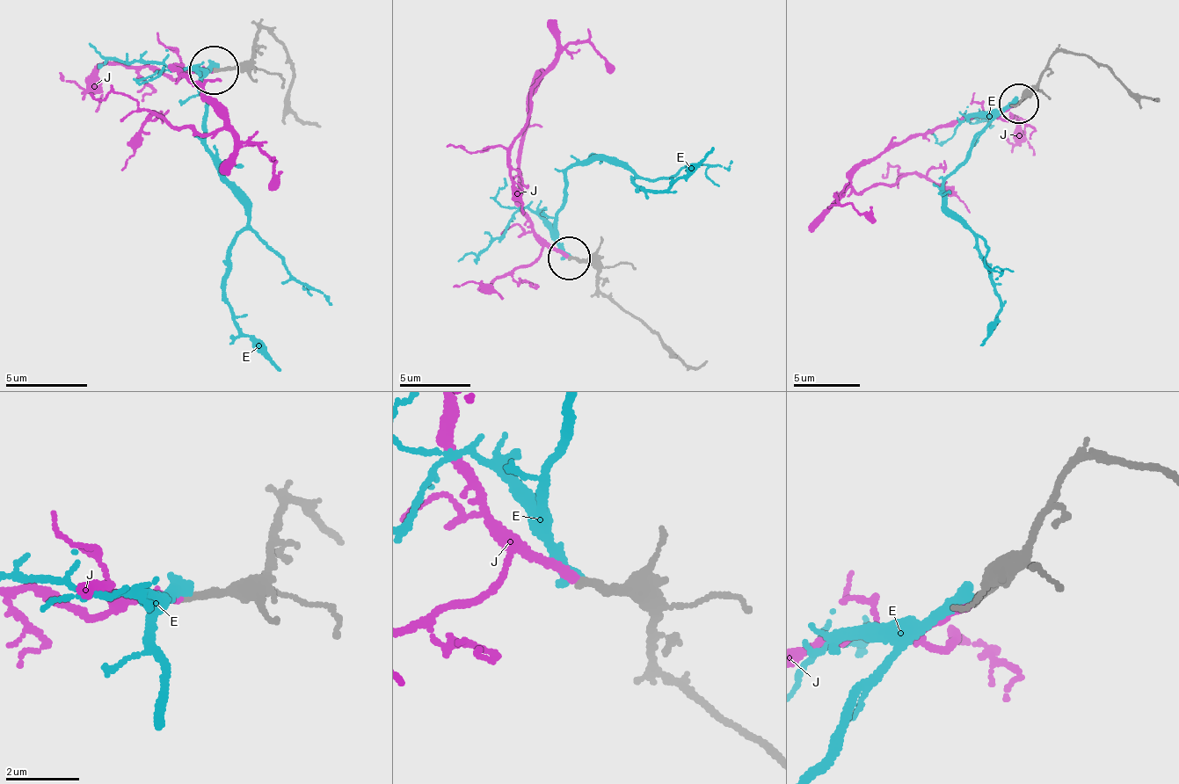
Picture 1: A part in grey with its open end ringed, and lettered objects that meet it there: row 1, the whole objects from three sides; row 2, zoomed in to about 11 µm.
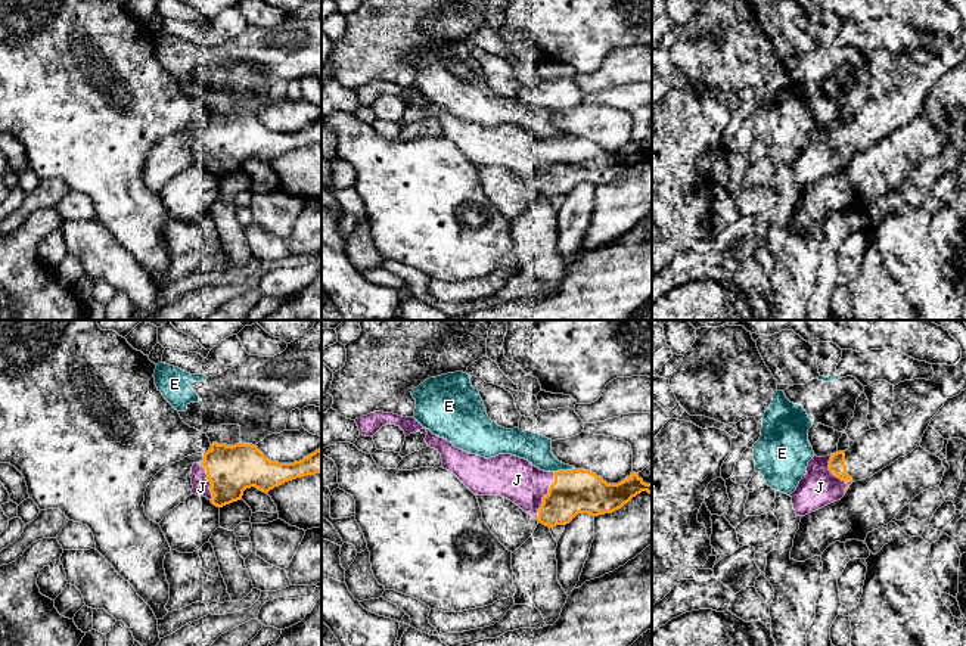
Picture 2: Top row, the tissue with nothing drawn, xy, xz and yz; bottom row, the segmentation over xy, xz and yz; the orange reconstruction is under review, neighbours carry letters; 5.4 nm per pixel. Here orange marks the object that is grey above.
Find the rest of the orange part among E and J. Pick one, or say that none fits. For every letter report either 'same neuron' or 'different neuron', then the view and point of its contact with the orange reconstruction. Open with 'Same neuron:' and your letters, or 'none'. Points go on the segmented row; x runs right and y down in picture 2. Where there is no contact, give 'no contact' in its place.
Same neuron: J
E: different neuron; meets orange in xz at (564, 471)
J: same neuron; meets orange in xz at (544, 496)

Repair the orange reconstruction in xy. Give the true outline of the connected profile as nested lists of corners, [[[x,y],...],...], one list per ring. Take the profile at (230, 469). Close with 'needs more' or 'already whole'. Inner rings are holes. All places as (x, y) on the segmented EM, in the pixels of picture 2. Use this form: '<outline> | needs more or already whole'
[[[217,444],[204,453],[204,463],[192,466],[192,494],[206,497],[223,507],[242,500],[246,488],[255,487],[268,493],[288,481],[322,473],[322,447],[293,463],[268,460],[252,444]]] | needs more

